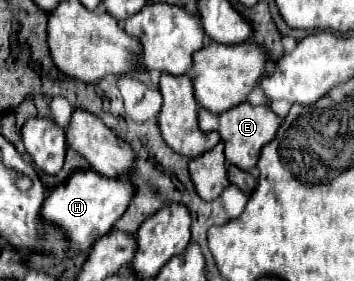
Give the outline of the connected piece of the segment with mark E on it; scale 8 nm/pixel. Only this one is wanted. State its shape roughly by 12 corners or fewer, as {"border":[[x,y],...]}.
{"border":[[249,102],[211,114],[201,130],[217,130],[225,156],[247,172],[283,120]]}

